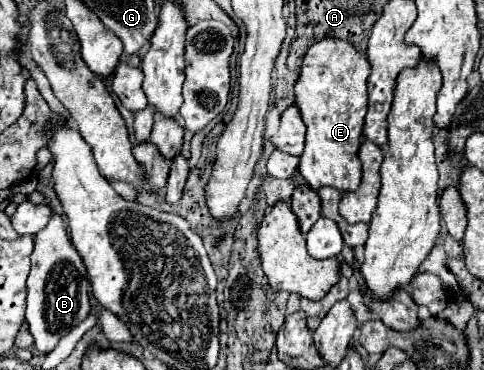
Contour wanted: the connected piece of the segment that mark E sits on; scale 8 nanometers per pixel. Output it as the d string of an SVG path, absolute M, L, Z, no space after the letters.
M323 38L321 42L313 44L303 58L301 74L295 84L295 96L297 106L301 110L301 116L307 124L307 138L305 138L305 152L301 154L299 172L307 180L307 184L313 190L319 190L323 186L337 188L341 192L353 192L361 184L361 160L357 156L363 136L363 122L367 114L367 78L371 74L371 66L363 52L357 52L351 42L347 40L335 40L335 38Z

